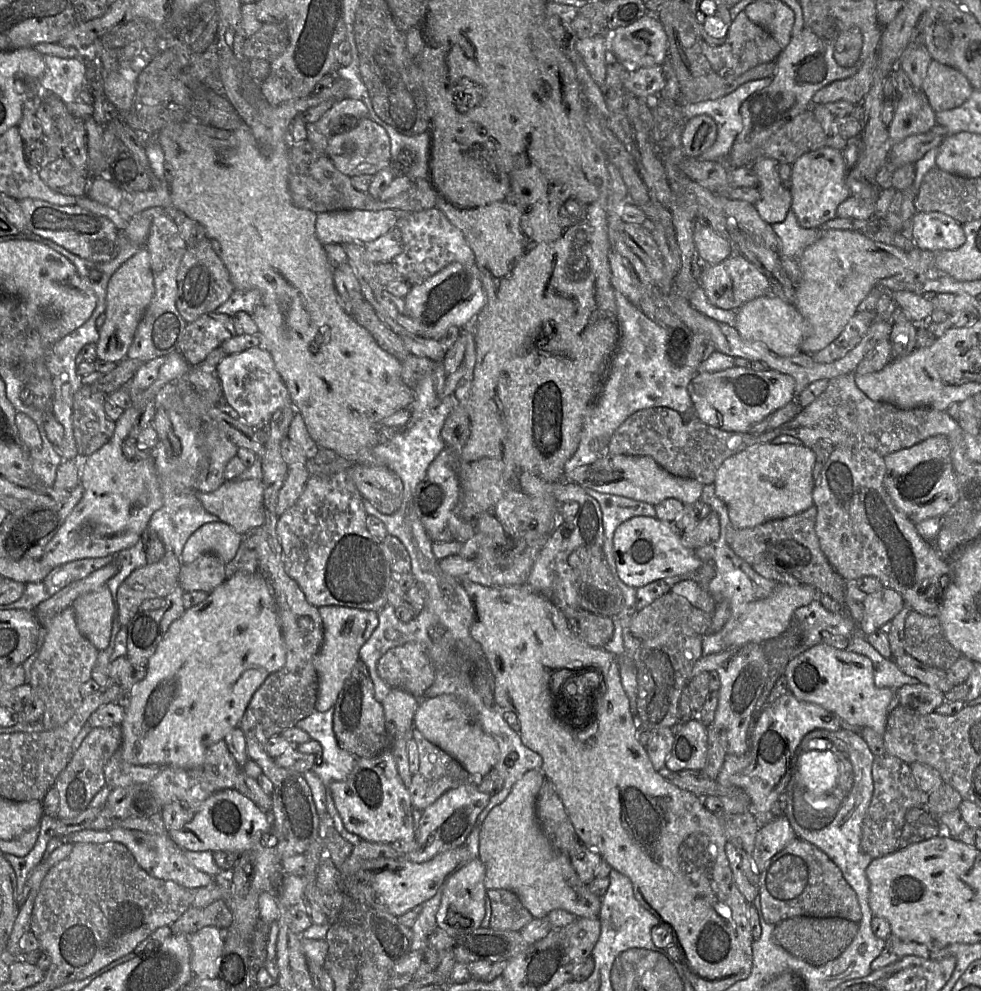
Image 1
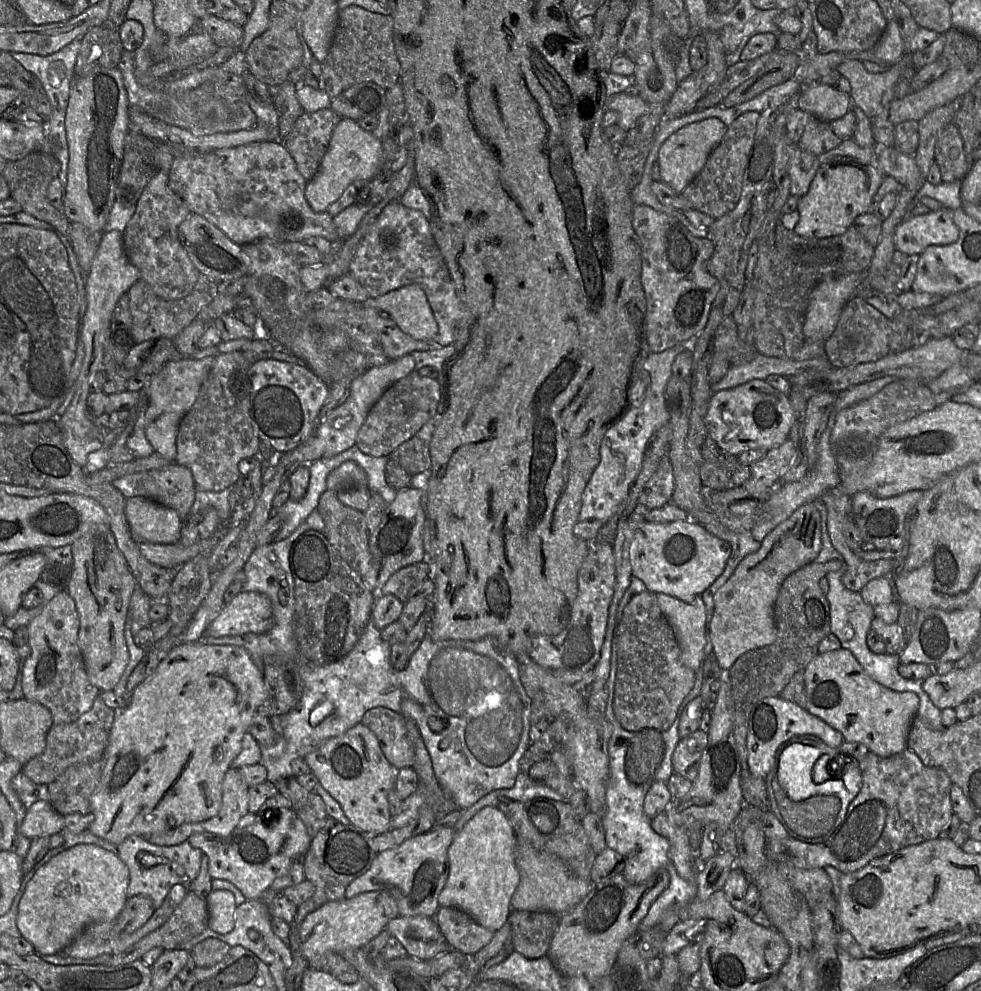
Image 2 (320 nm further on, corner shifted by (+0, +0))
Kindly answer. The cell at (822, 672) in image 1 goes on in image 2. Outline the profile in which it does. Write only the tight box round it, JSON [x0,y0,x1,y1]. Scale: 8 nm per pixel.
[806,648,919,757]

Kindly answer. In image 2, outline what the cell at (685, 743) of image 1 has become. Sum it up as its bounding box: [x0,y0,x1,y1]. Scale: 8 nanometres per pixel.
[672,729,708,782]

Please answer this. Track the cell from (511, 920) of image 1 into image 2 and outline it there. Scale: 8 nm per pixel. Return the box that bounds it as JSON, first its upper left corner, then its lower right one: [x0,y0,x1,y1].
[508,910,559,959]

